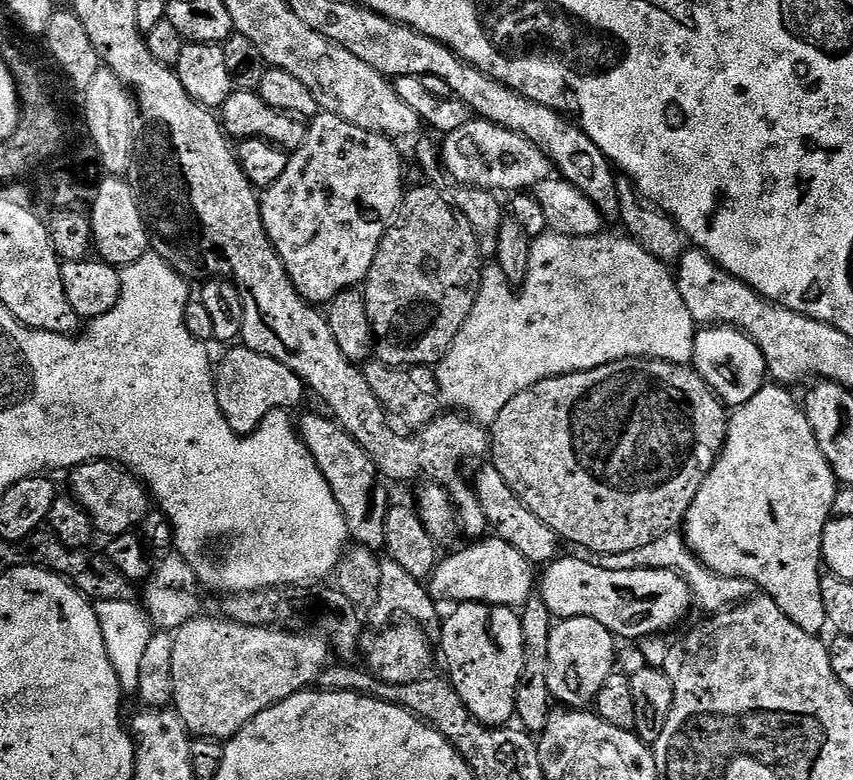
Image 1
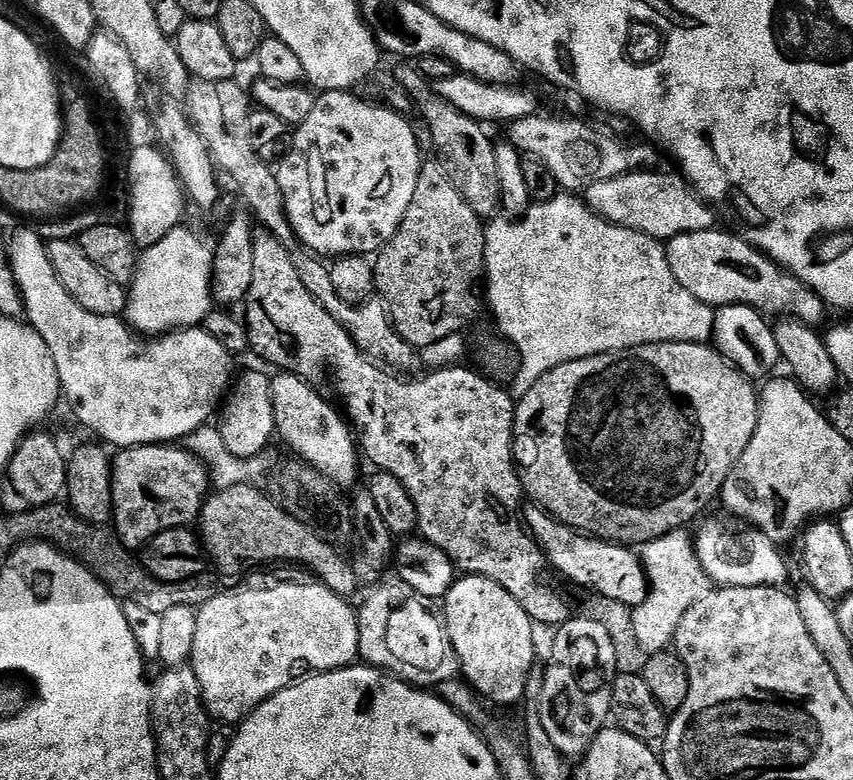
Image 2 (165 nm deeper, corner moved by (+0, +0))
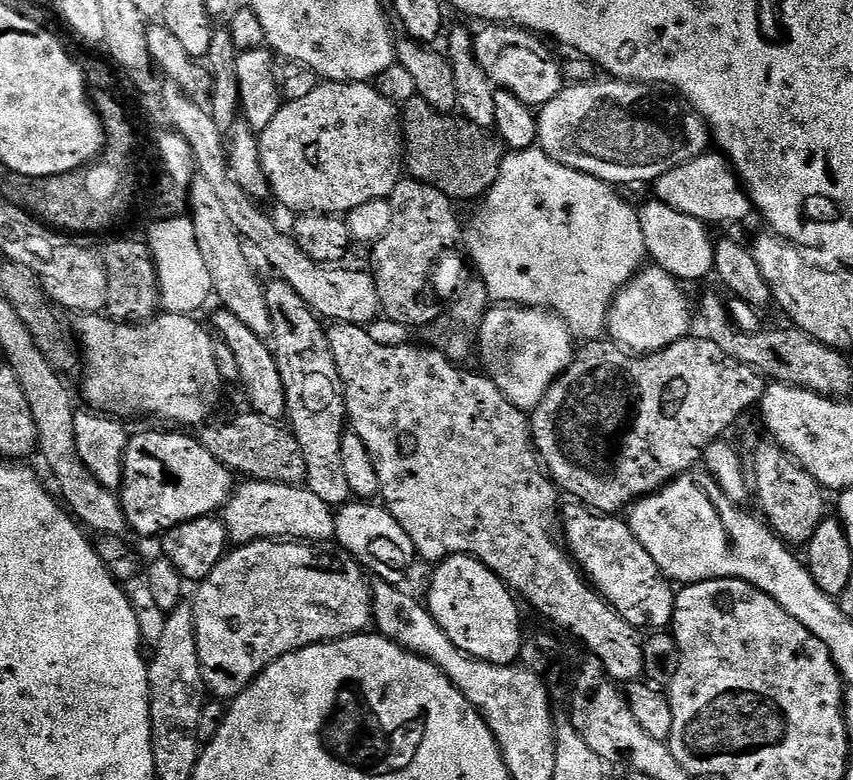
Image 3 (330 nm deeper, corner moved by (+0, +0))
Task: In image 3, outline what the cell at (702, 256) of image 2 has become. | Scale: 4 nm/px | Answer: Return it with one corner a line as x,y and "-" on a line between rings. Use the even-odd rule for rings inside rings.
649,199
646,208
639,209
642,232
646,238
649,257
665,272
671,272
677,280
704,280
714,272
714,240
708,237
709,229
698,218
678,214
661,200

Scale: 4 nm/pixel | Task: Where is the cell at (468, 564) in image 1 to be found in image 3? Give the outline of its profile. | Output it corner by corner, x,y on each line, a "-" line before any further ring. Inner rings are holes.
349,502
335,513
335,543
345,548
347,555
373,577
388,582
392,572
404,572
418,564
416,543
398,526
388,509
376,502

